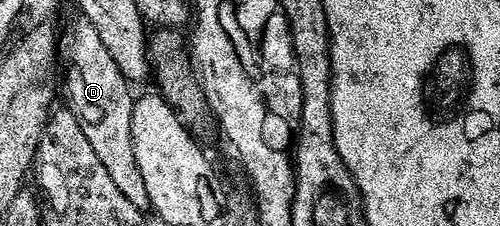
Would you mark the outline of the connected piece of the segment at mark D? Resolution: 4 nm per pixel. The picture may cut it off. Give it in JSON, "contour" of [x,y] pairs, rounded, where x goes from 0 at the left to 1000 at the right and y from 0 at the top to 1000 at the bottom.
{"contour":[[[152,75],[118,155],[118,243],[124,265],[138,261],[138,354],[130,385],[138,398],[136,487],[154,513],[166,571],[166,606],[182,624],[190,695],[206,712],[222,801],[238,832],[238,854],[262,889],[262,907],[290,925],[298,916],[294,819],[286,819],[286,765],[270,730],[270,659],[262,624],[262,500],[266,496],[268,407],[258,407],[262,367],[240,319],[222,235],[198,181],[190,111],[166,75]]]}

